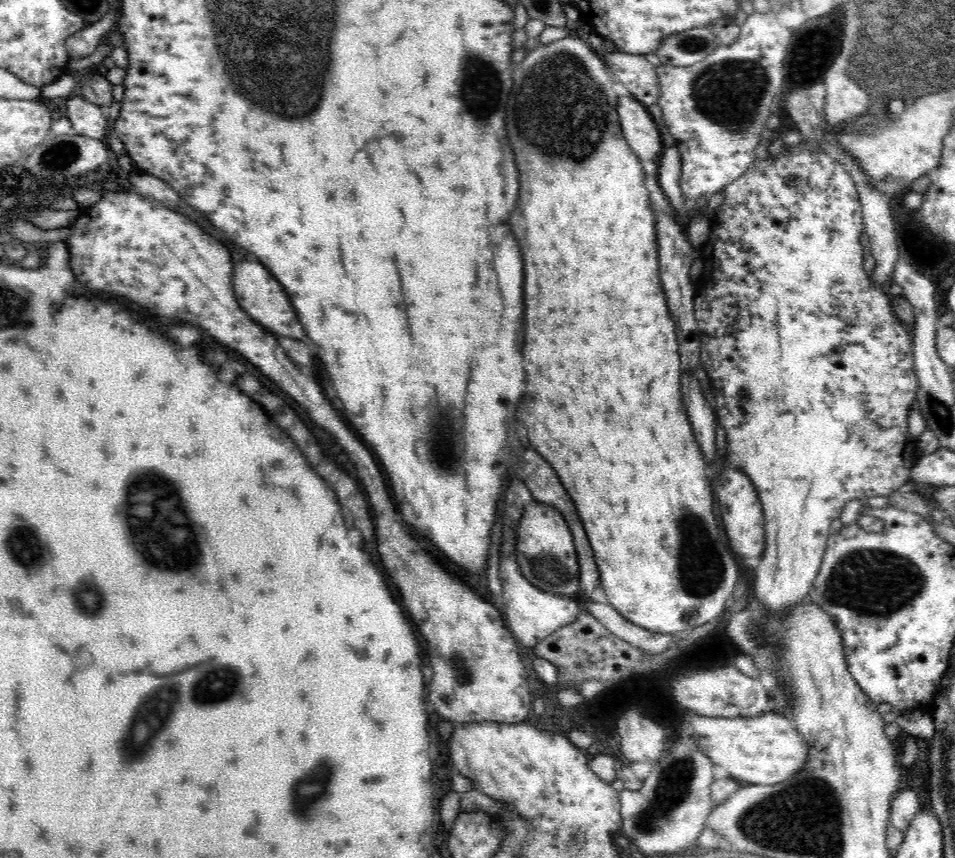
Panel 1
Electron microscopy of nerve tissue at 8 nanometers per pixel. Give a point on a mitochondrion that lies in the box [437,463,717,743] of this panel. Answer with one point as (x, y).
(553, 573)

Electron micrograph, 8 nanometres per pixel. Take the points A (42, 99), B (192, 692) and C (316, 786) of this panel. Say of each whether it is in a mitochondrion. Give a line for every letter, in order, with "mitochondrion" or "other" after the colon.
A: other
B: mitochondrion
C: mitochondrion

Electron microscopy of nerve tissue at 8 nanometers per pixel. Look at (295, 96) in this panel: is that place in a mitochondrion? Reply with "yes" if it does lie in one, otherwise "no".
yes

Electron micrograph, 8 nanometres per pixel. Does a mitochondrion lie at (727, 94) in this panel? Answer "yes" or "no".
yes

